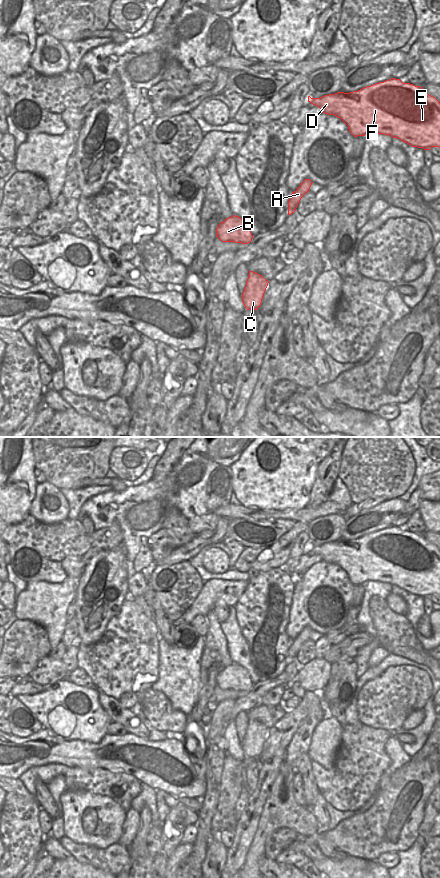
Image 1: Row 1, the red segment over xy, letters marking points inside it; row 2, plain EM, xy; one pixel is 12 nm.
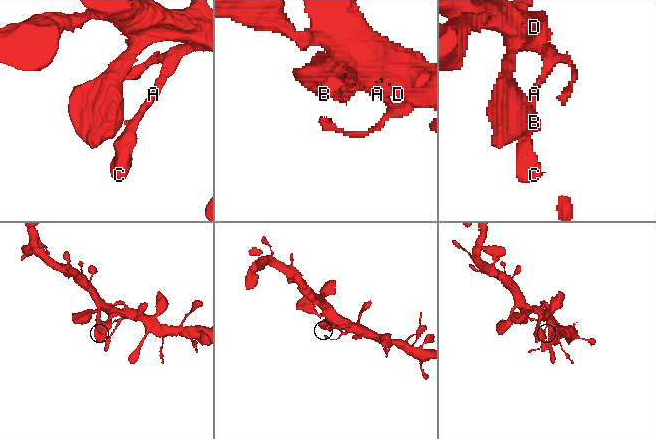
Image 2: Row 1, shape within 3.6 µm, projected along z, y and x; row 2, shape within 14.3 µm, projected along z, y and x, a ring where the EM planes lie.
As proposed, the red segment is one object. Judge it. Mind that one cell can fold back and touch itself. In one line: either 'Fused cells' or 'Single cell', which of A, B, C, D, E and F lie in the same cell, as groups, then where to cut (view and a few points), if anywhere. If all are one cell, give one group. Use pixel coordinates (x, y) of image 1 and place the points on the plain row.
Fused cells. Groups: A C / B D E F. Split along xy (347, 572), (349, 573)

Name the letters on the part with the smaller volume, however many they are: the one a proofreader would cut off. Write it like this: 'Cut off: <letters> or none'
Cut off: A, C

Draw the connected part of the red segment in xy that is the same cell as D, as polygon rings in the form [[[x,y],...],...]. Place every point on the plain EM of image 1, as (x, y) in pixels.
[[[391,526],[371,534],[364,535],[358,539],[349,541],[337,540],[320,546],[308,544],[308,550],[319,555],[323,561],[340,566],[354,584],[365,584],[369,581],[389,583],[401,589],[424,598],[432,595],[440,596],[440,551],[429,543],[422,535],[410,531],[403,531],[400,527]]]

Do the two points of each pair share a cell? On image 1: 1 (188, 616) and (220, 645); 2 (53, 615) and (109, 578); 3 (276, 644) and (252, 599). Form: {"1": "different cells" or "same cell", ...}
{"1": "different cells", "2": "different cells", "3": "same cell"}

